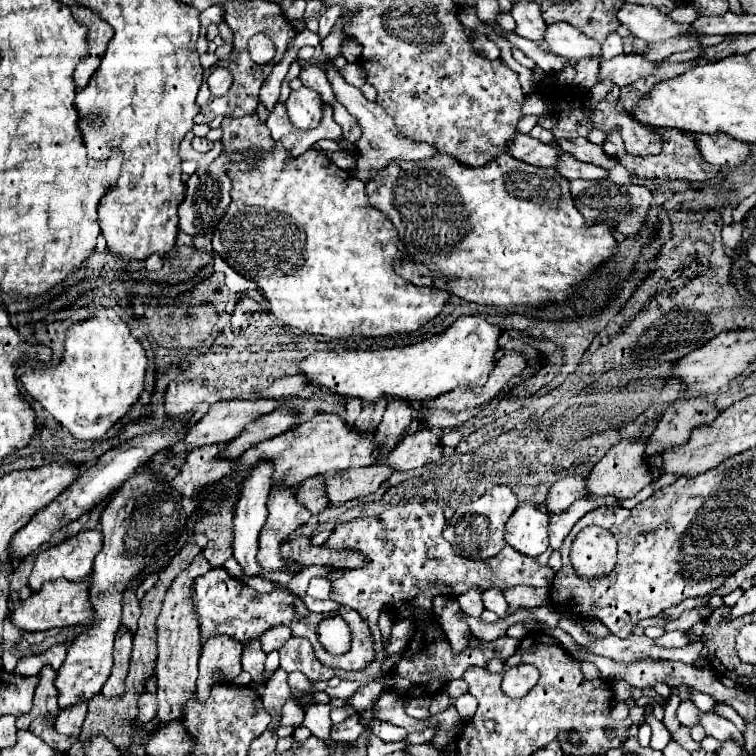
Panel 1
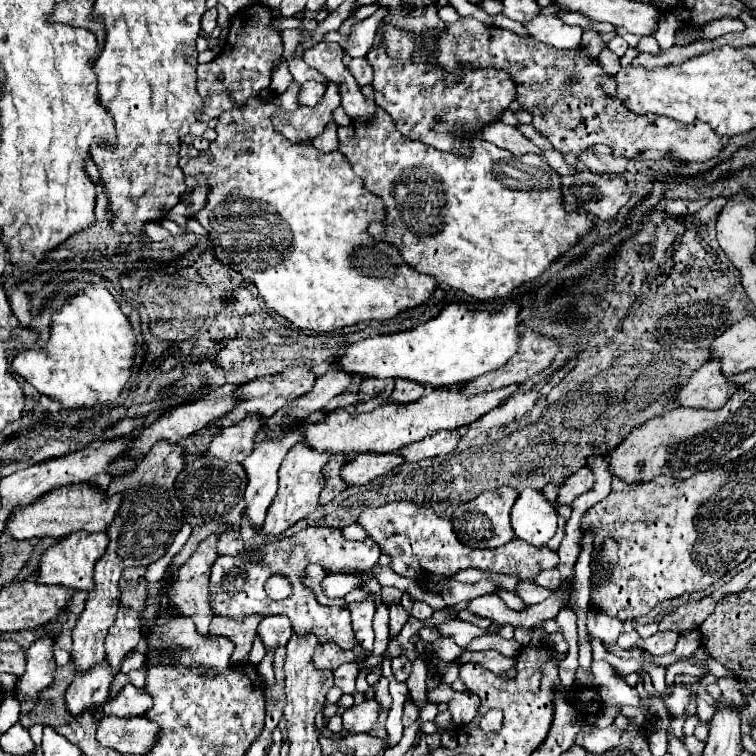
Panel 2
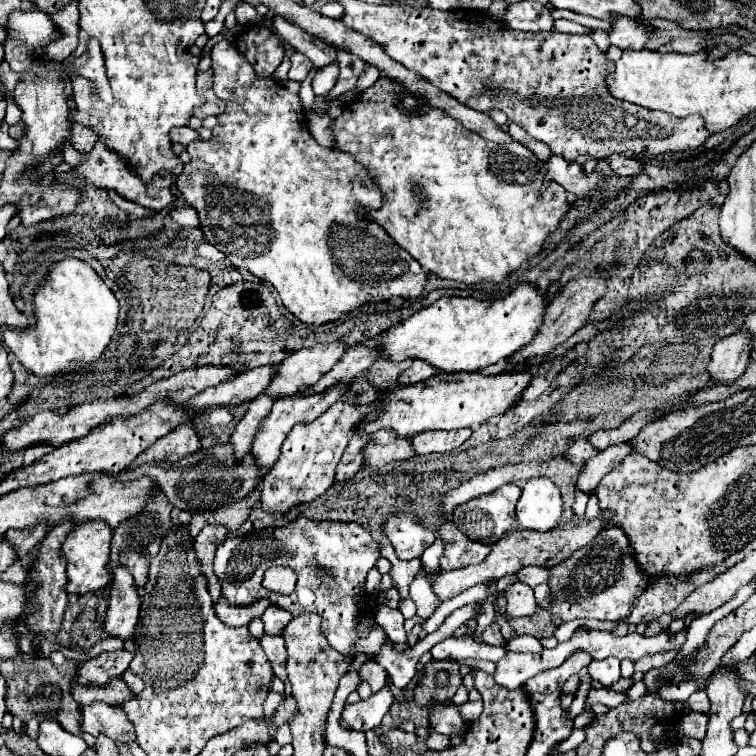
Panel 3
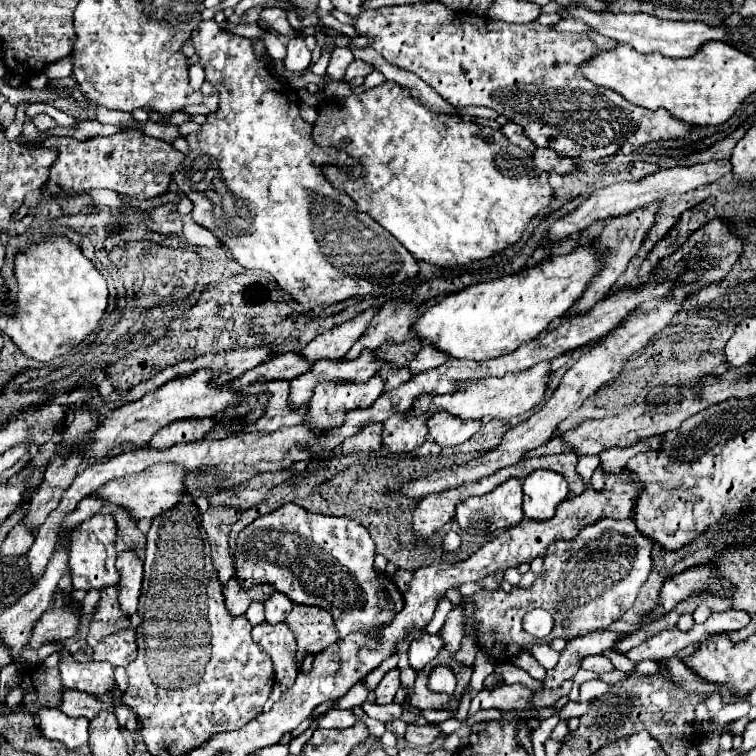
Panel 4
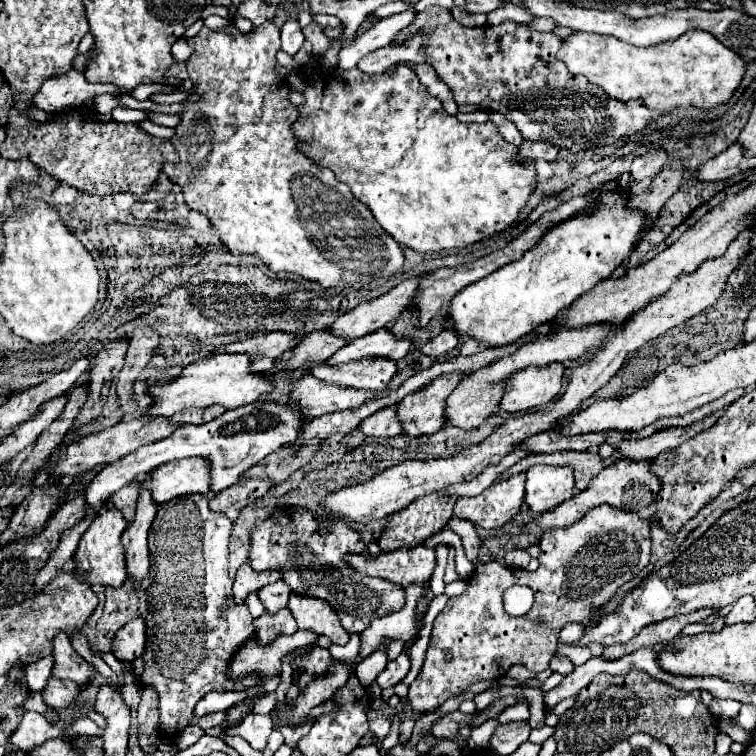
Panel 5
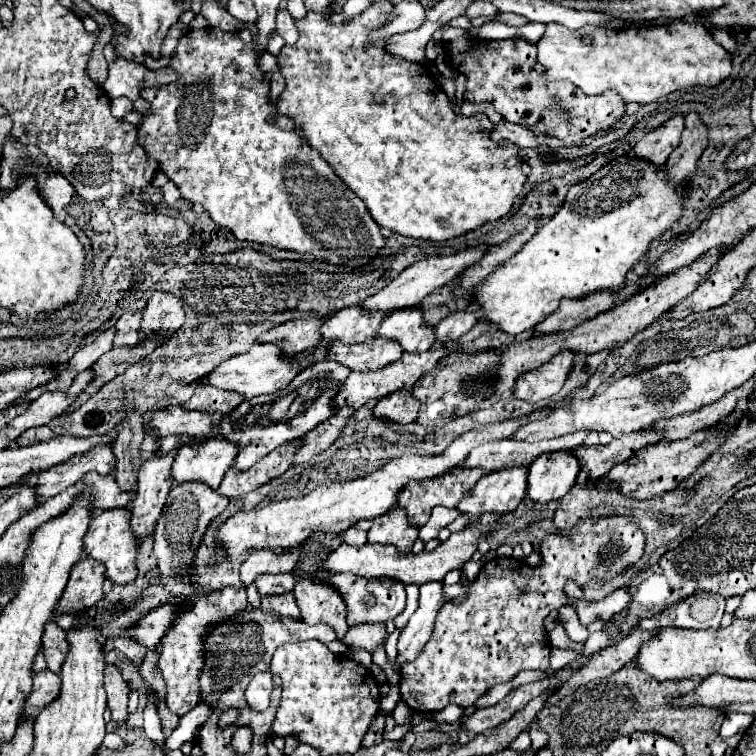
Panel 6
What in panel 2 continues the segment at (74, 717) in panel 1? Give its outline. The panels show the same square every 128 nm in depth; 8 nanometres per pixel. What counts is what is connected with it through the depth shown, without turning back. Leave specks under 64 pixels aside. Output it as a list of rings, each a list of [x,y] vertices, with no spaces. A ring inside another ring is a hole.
[[[106,660],[102,666],[92,668],[92,672],[84,672],[84,676],[76,676],[66,690],[68,712],[76,716],[88,706],[92,708],[102,704],[110,694],[112,680],[114,680],[114,674]]]

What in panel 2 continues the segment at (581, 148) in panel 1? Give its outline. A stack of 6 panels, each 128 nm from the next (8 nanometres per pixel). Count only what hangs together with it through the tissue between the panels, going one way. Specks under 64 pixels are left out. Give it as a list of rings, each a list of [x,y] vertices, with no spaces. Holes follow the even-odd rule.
[[[600,144],[592,146],[588,152],[580,156],[580,162],[586,164],[586,168],[594,174],[622,174],[626,172],[628,158],[614,158],[610,156],[610,150],[606,148],[600,152]]]

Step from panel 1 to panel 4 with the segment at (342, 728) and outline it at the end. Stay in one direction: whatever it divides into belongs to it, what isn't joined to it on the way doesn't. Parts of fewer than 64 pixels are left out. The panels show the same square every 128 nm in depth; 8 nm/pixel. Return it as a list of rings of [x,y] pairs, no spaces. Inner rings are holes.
[[[392,668],[384,674],[376,688],[376,704],[390,704],[398,688],[400,688],[400,668]],[[330,708],[328,712],[316,716],[312,722],[324,726],[324,728],[348,728],[352,724],[356,724],[358,720],[354,718],[354,714],[350,710],[338,710],[338,708]]]

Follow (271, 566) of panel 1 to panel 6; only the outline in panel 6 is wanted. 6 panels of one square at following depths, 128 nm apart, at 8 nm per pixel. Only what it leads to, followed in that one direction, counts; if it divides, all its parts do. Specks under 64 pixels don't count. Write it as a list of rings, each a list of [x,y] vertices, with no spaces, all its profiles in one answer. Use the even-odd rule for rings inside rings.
[[[368,338],[360,344],[332,344],[328,358],[346,364],[352,370],[378,370],[402,356],[396,340]]]

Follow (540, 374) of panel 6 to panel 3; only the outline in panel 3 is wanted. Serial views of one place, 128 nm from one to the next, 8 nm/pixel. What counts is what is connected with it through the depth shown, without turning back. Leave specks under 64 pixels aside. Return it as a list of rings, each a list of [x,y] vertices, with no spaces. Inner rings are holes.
[[[444,372],[424,380],[424,384],[410,384],[408,388],[400,386],[386,394],[384,404],[380,406],[384,414],[378,420],[360,426],[362,432],[372,434],[382,428],[394,428],[398,436],[414,436],[424,430],[452,430],[464,426],[476,426],[490,418],[510,412],[518,402],[526,386],[530,384],[532,374],[526,372],[502,372],[502,374],[480,374],[480,372],[458,372],[444,376]]]

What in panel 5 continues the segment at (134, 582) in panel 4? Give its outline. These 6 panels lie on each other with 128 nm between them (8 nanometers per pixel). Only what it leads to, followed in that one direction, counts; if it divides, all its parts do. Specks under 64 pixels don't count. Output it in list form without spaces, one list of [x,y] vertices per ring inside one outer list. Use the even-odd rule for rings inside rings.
[[[140,488],[138,496],[138,506],[136,506],[136,516],[128,524],[122,544],[126,548],[126,564],[128,564],[128,574],[140,584],[148,576],[148,566],[150,566],[150,554],[148,554],[148,530],[152,526],[152,520],[158,512],[158,504],[152,504],[152,496]]]

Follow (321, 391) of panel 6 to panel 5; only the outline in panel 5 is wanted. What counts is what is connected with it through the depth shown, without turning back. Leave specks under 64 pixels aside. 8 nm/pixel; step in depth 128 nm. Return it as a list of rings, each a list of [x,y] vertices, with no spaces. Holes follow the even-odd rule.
[[[252,402],[234,410],[224,412],[216,420],[210,420],[208,424],[188,424],[174,430],[172,436],[164,440],[156,440],[156,444],[146,444],[144,448],[138,448],[136,452],[104,464],[104,468],[98,472],[98,476],[90,482],[86,488],[86,500],[98,512],[102,504],[124,484],[134,480],[140,474],[146,474],[160,464],[166,464],[170,460],[190,458],[190,456],[204,456],[210,460],[212,466],[212,492],[220,492],[232,484],[238,482],[240,474],[244,474],[252,464],[260,464],[264,456],[276,452],[284,444],[290,444],[300,436],[300,424],[304,424],[304,414],[300,408],[292,408],[292,404],[280,404],[280,402]]]

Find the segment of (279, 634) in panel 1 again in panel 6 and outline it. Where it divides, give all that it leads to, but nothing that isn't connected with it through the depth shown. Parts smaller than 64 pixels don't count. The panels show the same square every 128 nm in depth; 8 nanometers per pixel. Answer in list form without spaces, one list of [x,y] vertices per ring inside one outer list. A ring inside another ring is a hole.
[[[284,572],[284,574],[264,574],[256,578],[256,588],[258,592],[264,594],[284,594],[294,588],[294,574]]]

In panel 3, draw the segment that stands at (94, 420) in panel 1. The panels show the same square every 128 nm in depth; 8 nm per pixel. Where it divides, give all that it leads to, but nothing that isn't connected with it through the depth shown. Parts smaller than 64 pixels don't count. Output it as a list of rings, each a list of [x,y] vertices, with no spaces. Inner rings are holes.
[[[64,258],[52,264],[44,284],[34,290],[32,312],[36,318],[32,330],[4,330],[2,338],[26,370],[36,376],[56,376],[102,356],[116,328],[118,300],[88,262]]]

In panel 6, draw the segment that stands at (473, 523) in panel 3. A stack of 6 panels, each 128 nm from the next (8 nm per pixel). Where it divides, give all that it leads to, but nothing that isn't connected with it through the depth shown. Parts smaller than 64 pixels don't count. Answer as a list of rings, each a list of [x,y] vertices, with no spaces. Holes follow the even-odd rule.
[[[520,466],[496,470],[482,476],[456,508],[472,516],[482,512],[514,512],[520,500],[526,496],[526,472],[528,468]]]

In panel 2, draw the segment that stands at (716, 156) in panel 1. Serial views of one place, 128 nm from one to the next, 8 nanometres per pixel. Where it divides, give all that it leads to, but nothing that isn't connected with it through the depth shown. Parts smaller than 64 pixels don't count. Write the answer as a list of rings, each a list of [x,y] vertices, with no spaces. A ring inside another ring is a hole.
[[[470,16],[446,24],[440,34],[422,32],[416,36],[392,22],[382,22],[380,28],[384,28],[384,48],[388,56],[396,56],[396,60],[408,60],[408,56],[416,52],[416,44],[420,44],[420,48],[432,48],[432,44],[436,44],[436,64],[440,64],[448,76],[456,76],[460,64],[508,72],[516,84],[516,102],[522,110],[532,114],[536,132],[546,136],[572,166],[578,164],[576,156],[584,152],[584,148],[592,148],[592,144],[606,144],[612,148],[614,156],[630,160],[662,160],[674,156],[684,162],[706,162],[724,148],[724,138],[712,132],[704,122],[680,124],[666,116],[640,116],[624,108],[616,98],[616,78],[608,76],[598,60],[588,60],[588,54],[582,48],[552,48],[550,44],[540,44],[540,40],[534,40],[532,36],[486,26]]]

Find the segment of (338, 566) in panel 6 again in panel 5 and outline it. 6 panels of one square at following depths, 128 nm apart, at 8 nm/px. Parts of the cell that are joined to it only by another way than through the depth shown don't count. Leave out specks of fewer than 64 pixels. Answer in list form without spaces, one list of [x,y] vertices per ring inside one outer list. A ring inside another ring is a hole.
[[[426,546],[380,552],[378,556],[348,554],[346,564],[362,576],[380,576],[394,584],[426,584],[436,568],[436,550]]]

